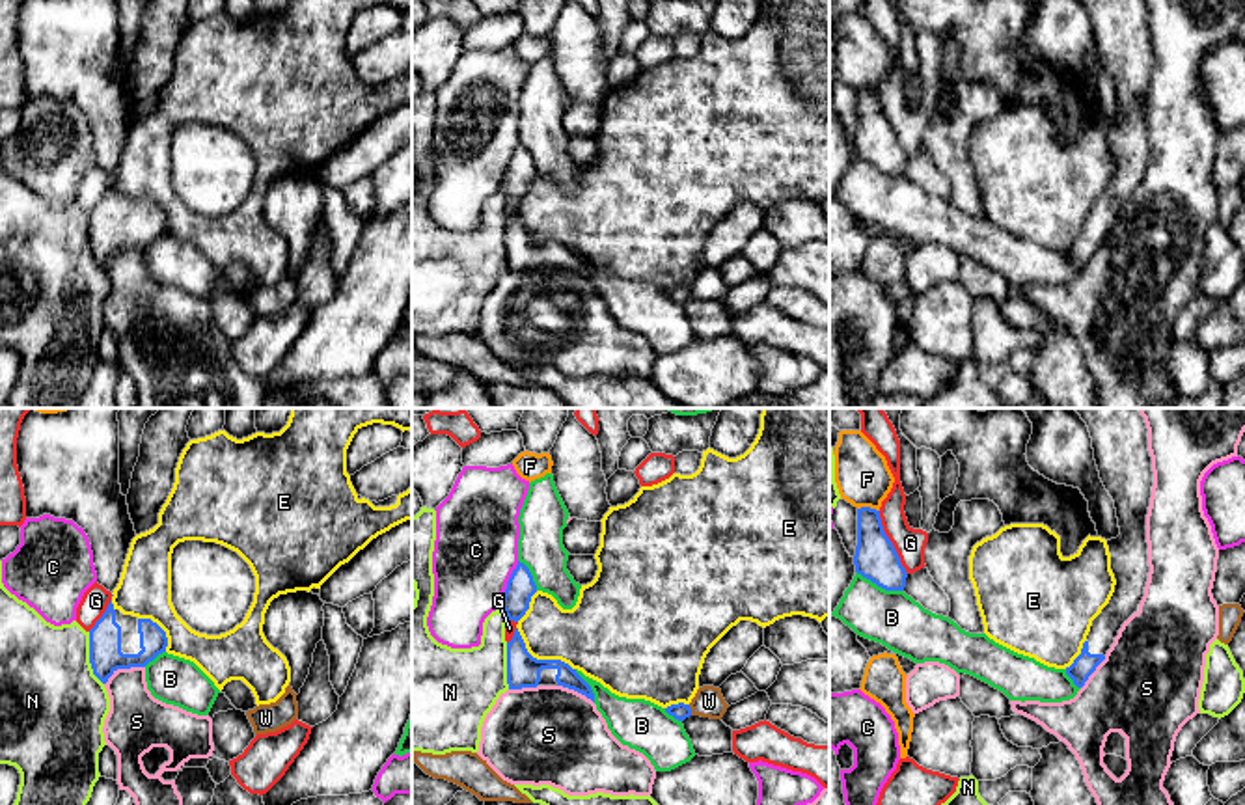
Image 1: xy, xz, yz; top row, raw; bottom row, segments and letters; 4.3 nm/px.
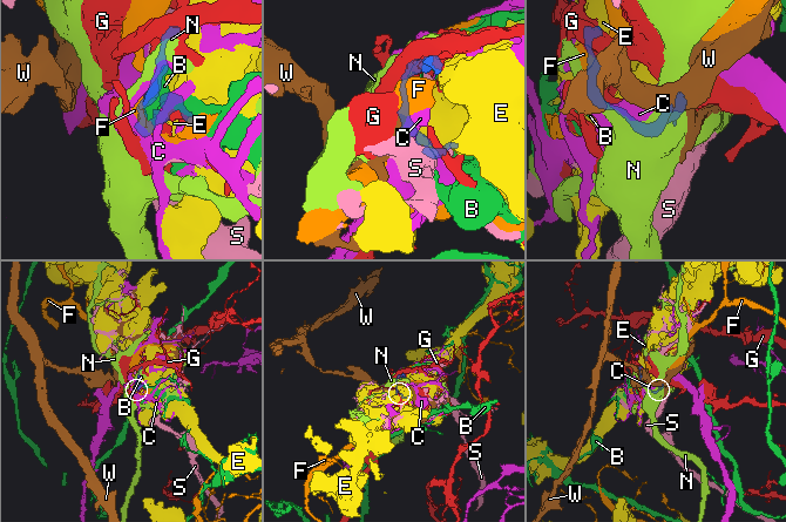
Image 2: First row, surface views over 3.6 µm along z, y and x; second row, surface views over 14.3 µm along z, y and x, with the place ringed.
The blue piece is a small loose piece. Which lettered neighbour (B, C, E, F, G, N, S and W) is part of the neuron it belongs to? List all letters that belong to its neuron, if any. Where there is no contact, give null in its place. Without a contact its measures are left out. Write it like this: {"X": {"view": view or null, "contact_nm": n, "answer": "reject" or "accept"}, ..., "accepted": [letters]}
{"B": {"view": "yz", "contact_nm": 220, "answer": "reject"}, "C": {"view": "xz", "contact_nm": 220, "answer": "reject"}, "E": {"view": "xz", "contact_nm": 320, "answer": "reject"}, "F": {"view": "yz", "contact_nm": 100, "answer": "reject"}, "G": {"view": "yz", "contact_nm": 300, "answer": "reject"}, "N": {"view": "xy", "contact_nm": 240, "answer": "reject"}, "S": {"view": "xy", "contact_nm": 190, "answer": "reject"}, "W": {"view": "xz", "contact_nm": 50, "answer": "reject"}, "accepted": []}

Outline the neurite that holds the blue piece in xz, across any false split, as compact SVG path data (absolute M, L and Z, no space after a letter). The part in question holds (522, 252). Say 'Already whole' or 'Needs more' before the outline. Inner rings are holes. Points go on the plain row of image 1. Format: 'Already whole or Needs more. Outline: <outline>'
Needs more. Outline: M518 214L507 225L507 266L509 272L537 270L537 268L563 268L574 272L595 285L591 268L561 242L533 240Z

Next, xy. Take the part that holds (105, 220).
Needs more. Outline: M112 183L89 212L89 246L106 266L117 252L145 250L166 235L166 214L151 201L123 198Z

